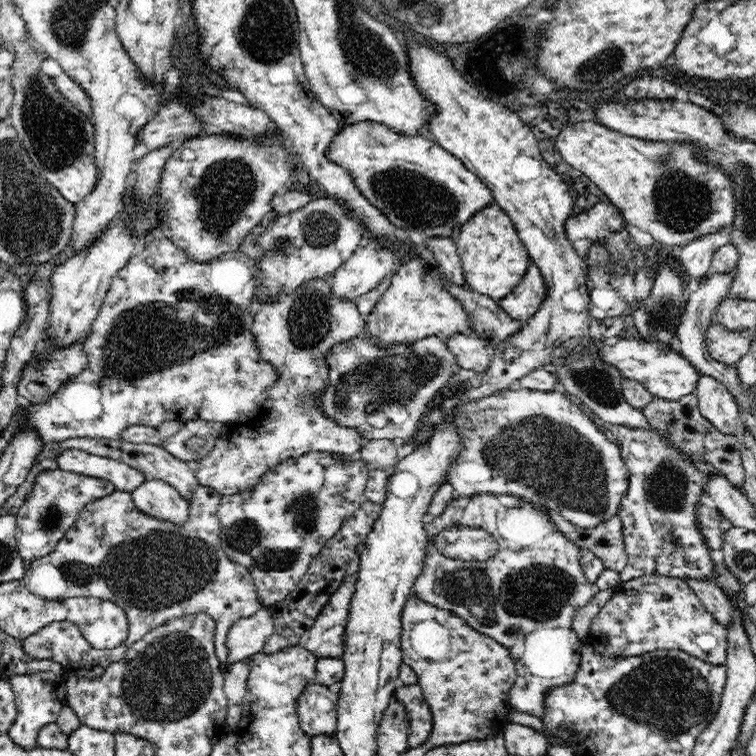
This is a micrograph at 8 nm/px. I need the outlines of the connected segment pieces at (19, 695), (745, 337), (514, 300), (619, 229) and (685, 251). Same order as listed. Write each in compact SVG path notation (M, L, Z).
M40 671L30 674L20 674L9 678L16 704L15 720L8 730L8 735L14 743L24 750L33 750L37 746L38 731L47 724L54 723L58 718L59 709L65 700L65 674L55 675L52 672Z
M717 321L706 328L707 349L714 360L734 366L742 356L750 350L753 342L753 330L742 332L736 329L726 328Z
M530 262L522 282L506 297L496 303L501 305L514 320L528 320L540 308L546 296L546 283L538 267Z
M598 204L594 208L590 208L588 214L579 214L576 215L576 218L568 218L565 220L565 233L568 236L570 244L573 245L574 250L582 257L586 258L589 254L589 248L593 247L594 243L600 243L602 247L606 247L606 251L610 251L610 263L611 256L616 258L616 262L624 262L626 266L630 264L632 266L632 252L628 250L628 246L626 246L626 240L630 238L630 234L624 230L624 220L622 220L622 216L620 216L620 209L615 206L608 206L608 204Z
M731 225L725 226L721 231L702 235L677 250L679 261L689 277L698 278L702 282L701 278L710 273L713 254L718 248L731 242L730 232L732 232Z

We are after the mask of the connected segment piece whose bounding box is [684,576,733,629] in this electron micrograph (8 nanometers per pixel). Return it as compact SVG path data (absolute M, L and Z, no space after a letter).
M686 576L684 581L690 585L690 588L698 595L700 602L705 610L712 614L712 618L724 626L726 629L733 623L730 600L724 594L724 591L718 586L715 581L705 580L705 577L700 577L699 580L694 580Z

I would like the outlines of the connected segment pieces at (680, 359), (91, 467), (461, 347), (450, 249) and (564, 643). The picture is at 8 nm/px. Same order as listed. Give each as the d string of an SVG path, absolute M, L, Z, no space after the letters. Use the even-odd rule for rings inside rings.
M619 339L614 345L602 346L601 360L604 360L605 364L613 364L622 378L641 382L648 392L658 398L675 401L694 393L697 387L697 368L694 368L685 356L675 351L671 344L662 344L660 340Z
M70 449L61 452L55 460L60 470L108 480L116 491L131 494L147 482L138 469L122 461L96 456L86 451Z
M454 334L445 340L446 346L454 354L460 368L474 370L480 373L490 366L496 348L492 348L488 341L471 334Z
M427 237L426 246L433 253L434 262L439 266L443 276L446 277L446 281L452 285L467 288L458 247L452 237Z
M486 493L474 496L460 496L451 501L444 513L434 522L426 523L427 550L420 576L413 586L415 595L428 604L448 610L458 616L474 630L493 637L498 644L509 649L515 662L517 680L509 690L509 704L512 708L531 714L542 720L544 698L552 688L574 680L580 668L582 644L572 624L577 611L592 602L596 586L586 578L580 566L581 548L567 539L548 518L547 512L538 511L529 502L519 497ZM452 526L476 526L494 537L494 557L484 561L462 561L443 556L435 546L435 537L444 528Z

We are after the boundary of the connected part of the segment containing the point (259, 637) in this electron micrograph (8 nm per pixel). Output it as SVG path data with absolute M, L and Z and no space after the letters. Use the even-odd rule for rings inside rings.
M262 608L253 616L238 620L227 636L229 654L224 667L263 652L263 646L274 634L273 621L271 608Z

